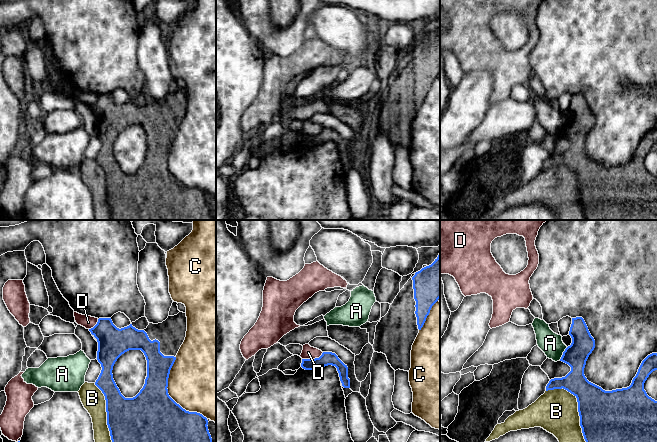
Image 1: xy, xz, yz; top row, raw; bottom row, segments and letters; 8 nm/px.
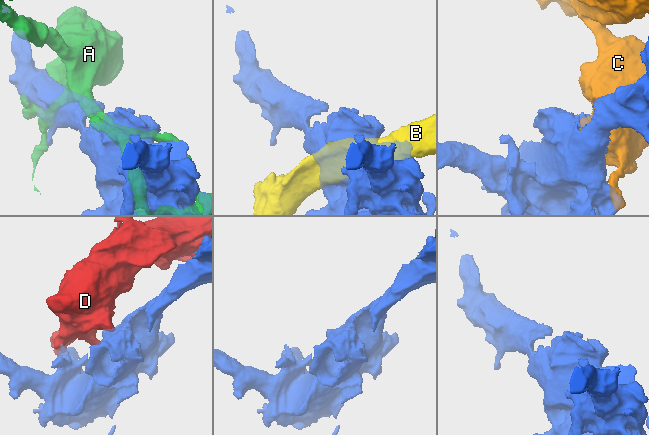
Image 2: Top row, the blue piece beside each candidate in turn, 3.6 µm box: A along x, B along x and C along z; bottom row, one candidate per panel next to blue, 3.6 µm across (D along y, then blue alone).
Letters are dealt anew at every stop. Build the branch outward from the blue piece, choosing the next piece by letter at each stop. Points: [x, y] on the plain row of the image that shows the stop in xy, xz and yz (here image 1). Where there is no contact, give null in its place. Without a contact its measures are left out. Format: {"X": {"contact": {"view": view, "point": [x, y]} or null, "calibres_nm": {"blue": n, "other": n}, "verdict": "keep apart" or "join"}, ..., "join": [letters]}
{"A": {"contact": {"view": "yz", "point": [563, 130]}, "calibres_nm": {"blue": 190, "other": 180}, "verdict": "keep apart"}, "B": {"contact": {"view": "yz", "point": [578, 182]}, "calibres_nm": {"blue": 440, "other": 360}, "verdict": "keep apart"}, "C": {"contact": {"view": "xy", "point": [168, 171]}, "calibres_nm": {"blue": 480, "other": 460}, "verdict": "keep apart"}, "D": {"contact": {"view": "xz", "point": [312, 135]}, "calibres_nm": {"blue": 110, "other": 110}, "verdict": "keep apart"}, "join": []}

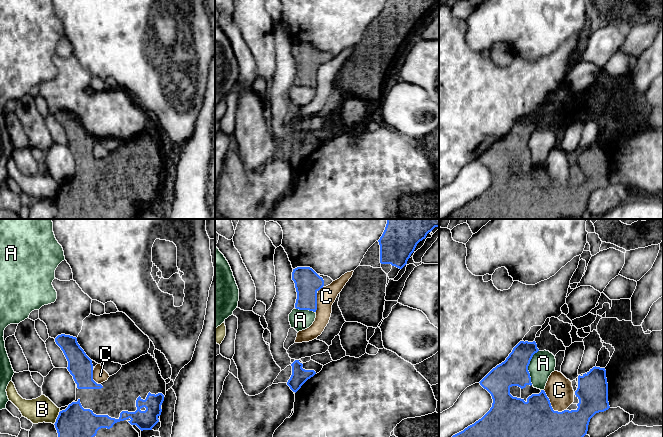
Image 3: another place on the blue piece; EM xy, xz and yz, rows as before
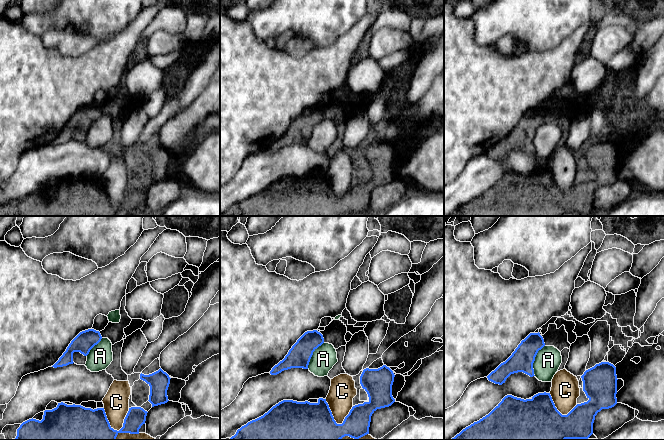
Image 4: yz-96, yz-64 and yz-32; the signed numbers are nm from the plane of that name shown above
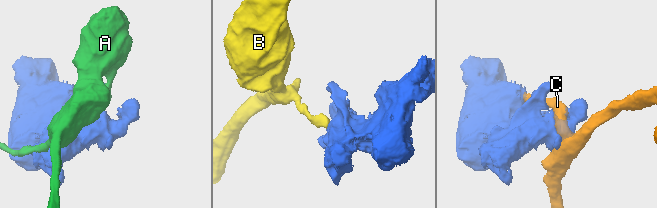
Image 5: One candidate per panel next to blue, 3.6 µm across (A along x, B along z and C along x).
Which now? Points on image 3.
{"A": {"contact": {"view": "yz", "point": [527, 143]}, "calibres_nm": {"blue": 220, "other": 200}, "verdict": "keep apart"}, "B": {"contact": {"view": "xy", "point": [57, 194]}, "calibres_nm": {"blue": 320, "other": 200}, "verdict": "keep apart"}, "C": {"contact": {"view": "yz", "point": [551, 182]}, "calibres_nm": {"blue": 480, "other": 220}, "verdict": "keep apart"}, "join": []}

